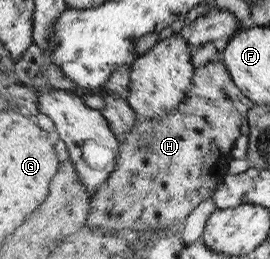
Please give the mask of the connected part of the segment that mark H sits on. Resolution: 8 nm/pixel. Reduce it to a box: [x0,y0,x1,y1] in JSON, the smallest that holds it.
[87,57,253,232]

